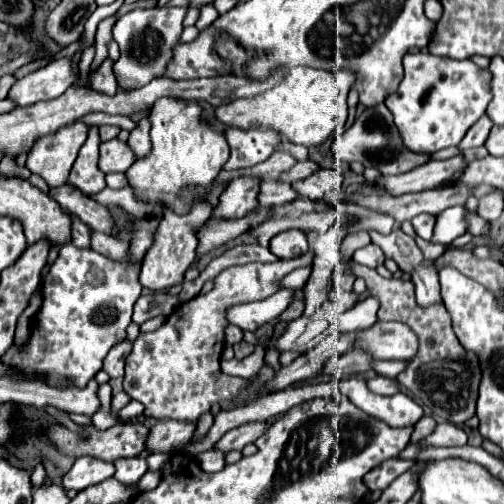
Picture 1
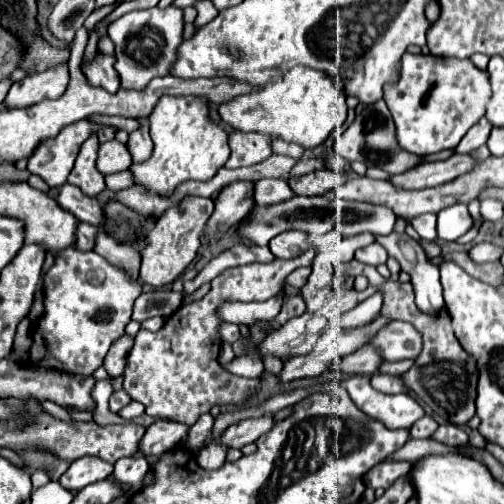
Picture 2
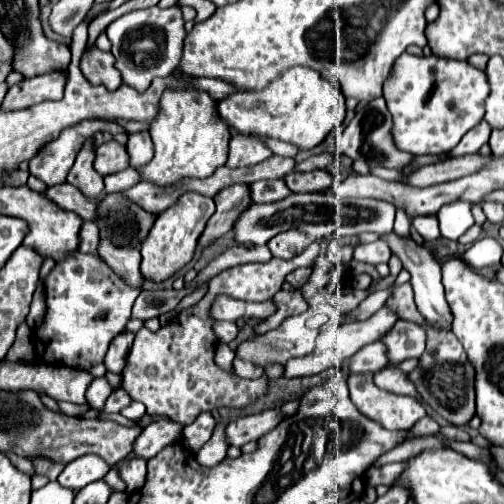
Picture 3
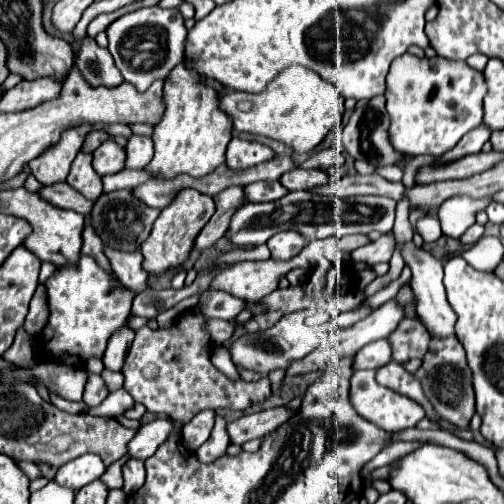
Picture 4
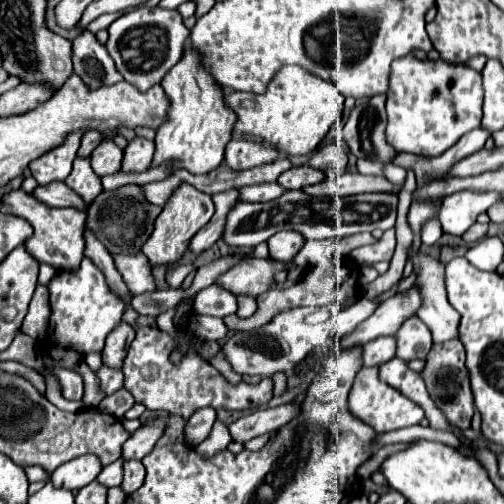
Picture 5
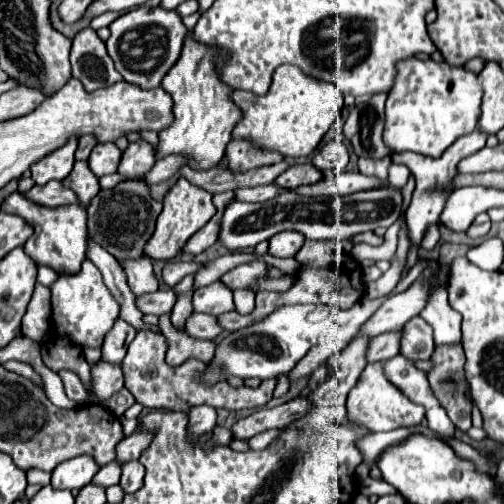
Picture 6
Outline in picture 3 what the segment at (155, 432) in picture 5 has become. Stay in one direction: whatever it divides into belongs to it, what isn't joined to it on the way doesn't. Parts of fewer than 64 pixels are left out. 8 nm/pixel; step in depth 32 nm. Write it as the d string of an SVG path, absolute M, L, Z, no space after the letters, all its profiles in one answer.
M160 418L150 422L148 426L142 428L140 436L134 440L132 444L132 454L138 458L152 458L156 456L156 452L160 452L160 448L164 448L164 444L170 444L172 440L182 438L182 424L176 424L168 418Z

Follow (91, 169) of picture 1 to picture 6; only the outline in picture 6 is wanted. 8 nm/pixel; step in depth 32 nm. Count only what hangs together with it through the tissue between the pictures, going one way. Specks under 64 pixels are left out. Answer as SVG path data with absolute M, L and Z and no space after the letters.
M74 162L72 172L64 178L62 184L64 184L64 188L72 190L72 192L78 196L78 200L80 200L80 204L82 204L84 208L90 204L90 200L92 200L92 198L96 196L96 192L100 190L98 178L92 176L92 172L90 172L90 168L88 168L86 162Z

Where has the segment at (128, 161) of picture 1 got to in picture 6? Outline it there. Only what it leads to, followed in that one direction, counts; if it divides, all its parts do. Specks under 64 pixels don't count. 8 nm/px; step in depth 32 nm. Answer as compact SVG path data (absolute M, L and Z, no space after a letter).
M96 144L94 150L90 152L88 166L94 172L94 176L102 178L106 174L116 172L120 156L122 156L122 152L116 148L116 144Z

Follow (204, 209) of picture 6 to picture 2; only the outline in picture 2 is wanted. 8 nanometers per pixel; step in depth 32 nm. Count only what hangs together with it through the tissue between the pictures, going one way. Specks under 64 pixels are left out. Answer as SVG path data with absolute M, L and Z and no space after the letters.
M186 196L178 206L168 208L162 216L158 216L154 228L148 232L148 244L142 250L142 266L140 266L140 282L152 286L164 286L174 282L182 270L194 260L204 226L214 212L214 202L202 196Z

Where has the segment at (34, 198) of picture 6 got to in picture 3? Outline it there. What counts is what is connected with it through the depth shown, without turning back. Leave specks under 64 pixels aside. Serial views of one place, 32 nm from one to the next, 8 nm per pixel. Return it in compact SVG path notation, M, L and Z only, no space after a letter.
M56 184L44 190L44 196L58 204L64 210L72 210L84 220L92 220L96 216L96 200L88 200L78 188L72 188L72 184Z

